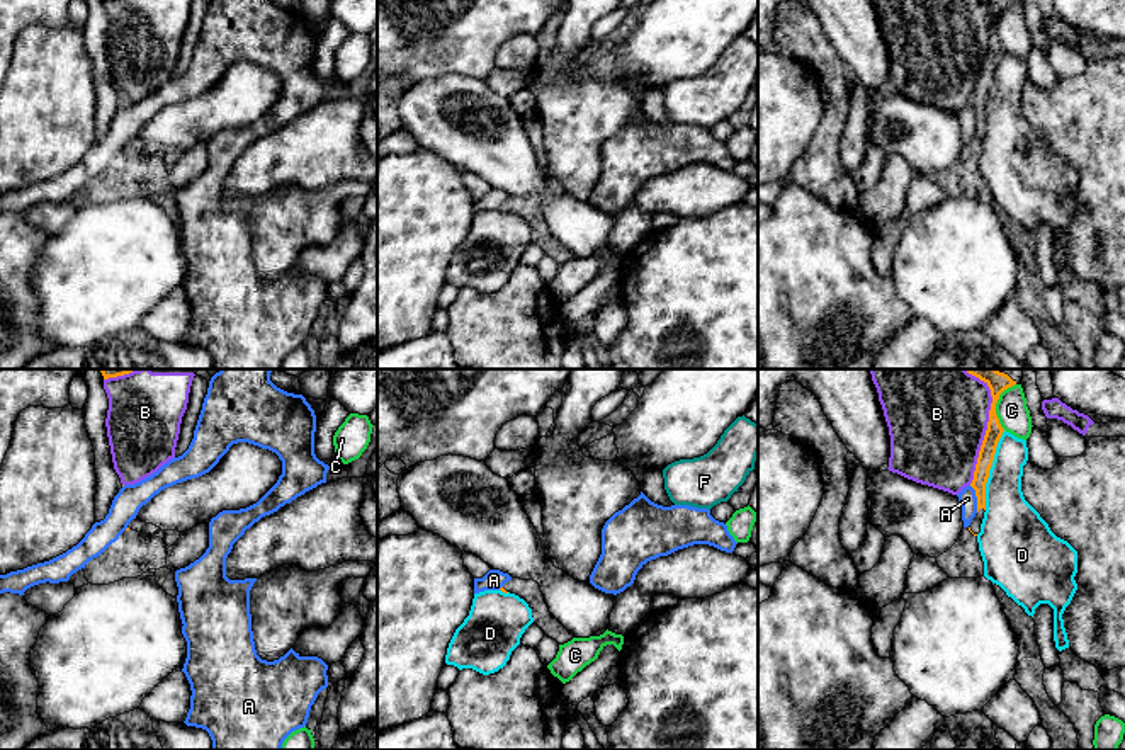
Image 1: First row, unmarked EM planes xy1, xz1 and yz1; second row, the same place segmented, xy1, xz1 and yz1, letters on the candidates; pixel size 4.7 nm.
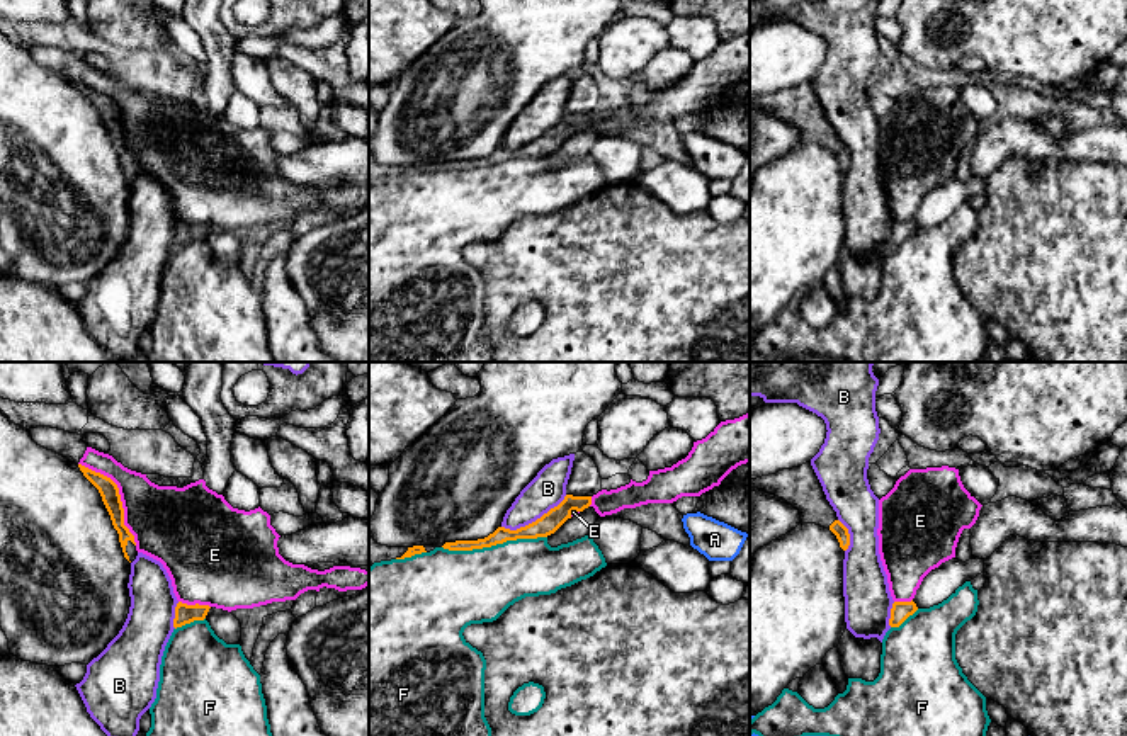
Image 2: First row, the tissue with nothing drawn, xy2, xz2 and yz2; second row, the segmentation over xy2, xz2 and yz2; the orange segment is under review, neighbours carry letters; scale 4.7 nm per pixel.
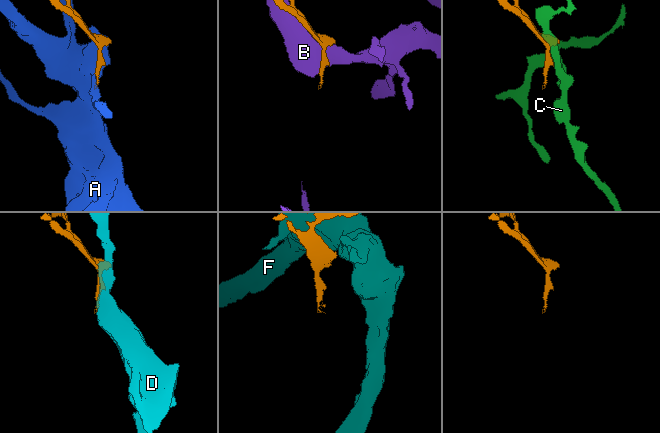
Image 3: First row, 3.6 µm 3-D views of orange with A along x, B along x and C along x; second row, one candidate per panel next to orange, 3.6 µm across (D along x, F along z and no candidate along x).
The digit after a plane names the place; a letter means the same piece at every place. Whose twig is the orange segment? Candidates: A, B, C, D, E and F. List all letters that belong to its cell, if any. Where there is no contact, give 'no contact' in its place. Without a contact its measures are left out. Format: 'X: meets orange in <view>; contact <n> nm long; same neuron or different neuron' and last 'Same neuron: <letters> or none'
A: meets orange in yz1; contact 130 nm long; different neuron
B: meets orange in yz1; contact 500 nm long; different neuron
C: meets orange in yz1; contact 240 nm long; different neuron
D: meets orange in yz1; contact 380 nm long; different neuron
E: meets orange in xy2; contact 480 nm long; different neuron
F: meets orange in xz2; contact 500 nm long; different neuron
Same neuron: none

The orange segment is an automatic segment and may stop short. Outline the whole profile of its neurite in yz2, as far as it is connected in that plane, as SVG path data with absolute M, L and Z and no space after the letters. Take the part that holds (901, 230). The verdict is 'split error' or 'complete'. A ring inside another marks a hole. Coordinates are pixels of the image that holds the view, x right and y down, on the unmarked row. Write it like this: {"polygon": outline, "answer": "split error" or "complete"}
{"polygon": "M894 221L891 228L891 246L899 246L909 235L913 235L918 229L916 223L911 221Z", "answer": "complete"}

